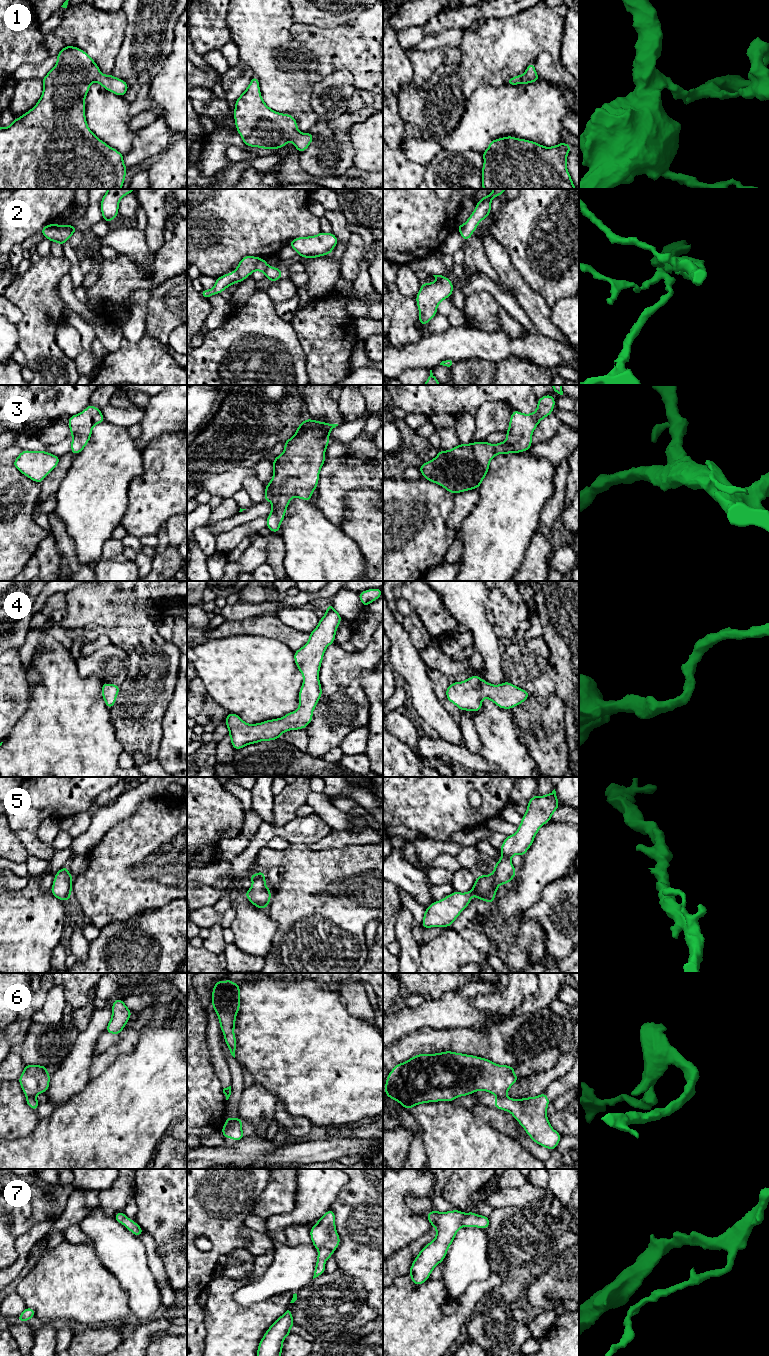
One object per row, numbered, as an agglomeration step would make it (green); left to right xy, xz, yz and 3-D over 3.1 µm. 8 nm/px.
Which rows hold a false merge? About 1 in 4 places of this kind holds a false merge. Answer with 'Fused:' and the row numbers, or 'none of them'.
Fused: 2, 6

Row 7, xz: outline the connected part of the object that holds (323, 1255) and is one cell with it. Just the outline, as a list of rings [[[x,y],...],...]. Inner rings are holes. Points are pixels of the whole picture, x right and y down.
[[[327,1211],[311,1228],[312,1244],[319,1251],[313,1279],[325,1273],[325,1263],[340,1244],[340,1237],[336,1231],[335,1213]]]

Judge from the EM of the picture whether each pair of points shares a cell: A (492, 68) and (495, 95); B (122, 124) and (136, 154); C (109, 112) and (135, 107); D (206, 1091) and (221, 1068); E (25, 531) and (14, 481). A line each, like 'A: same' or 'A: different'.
A: different
B: different
C: different
D: different
E: same

